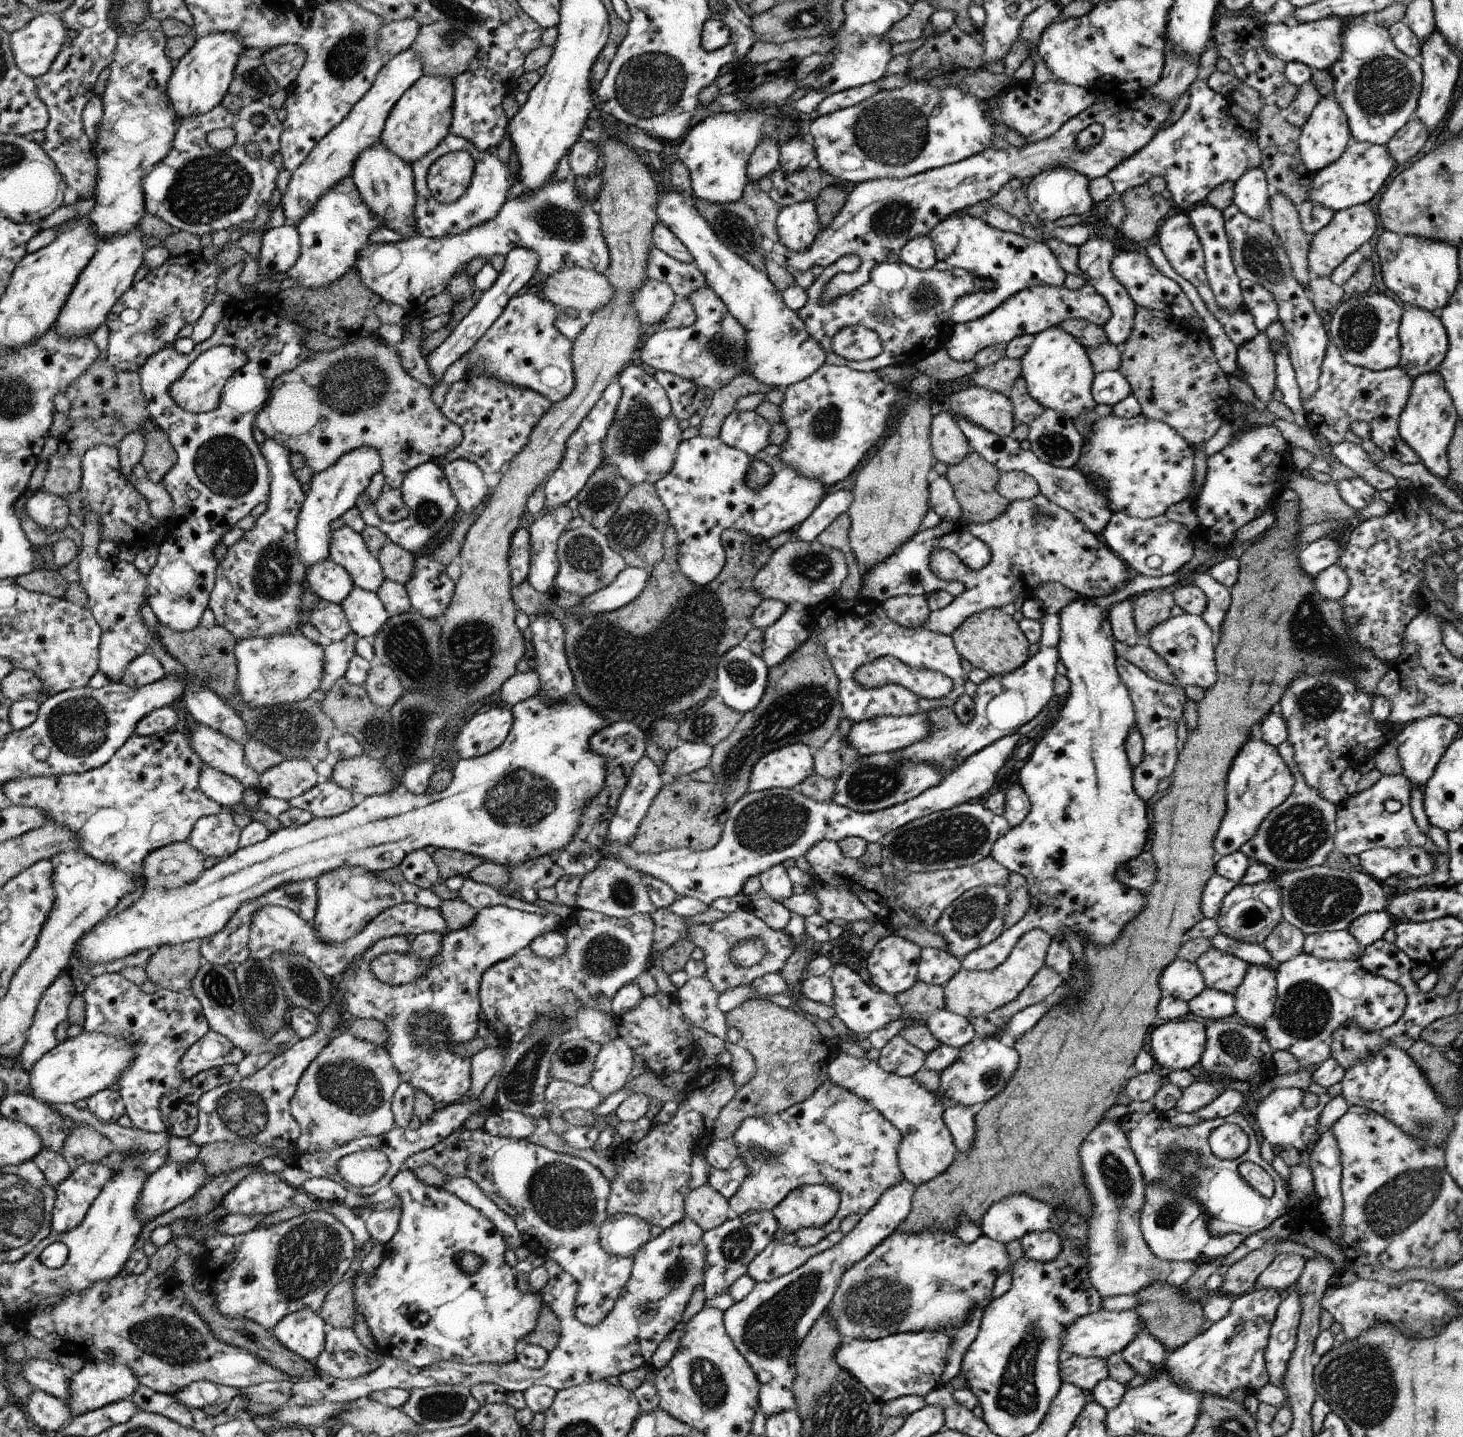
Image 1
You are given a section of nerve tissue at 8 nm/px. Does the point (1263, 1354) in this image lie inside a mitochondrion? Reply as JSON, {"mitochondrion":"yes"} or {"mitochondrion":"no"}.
{"mitochondrion":"no"}

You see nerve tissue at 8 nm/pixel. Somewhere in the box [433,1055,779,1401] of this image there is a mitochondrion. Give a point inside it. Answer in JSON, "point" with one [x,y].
{"point":[561,1195]}

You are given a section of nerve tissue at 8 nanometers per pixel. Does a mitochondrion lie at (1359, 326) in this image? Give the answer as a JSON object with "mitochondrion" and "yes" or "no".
{"mitochondrion":"yes"}

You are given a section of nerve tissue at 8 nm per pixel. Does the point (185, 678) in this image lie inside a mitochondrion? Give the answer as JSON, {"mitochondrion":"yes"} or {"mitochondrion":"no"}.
{"mitochondrion":"no"}

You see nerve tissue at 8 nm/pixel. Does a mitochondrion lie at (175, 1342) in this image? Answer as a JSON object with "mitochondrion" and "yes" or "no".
{"mitochondrion":"yes"}

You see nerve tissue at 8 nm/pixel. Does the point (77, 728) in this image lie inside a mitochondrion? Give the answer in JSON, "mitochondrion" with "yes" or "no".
{"mitochondrion":"yes"}

